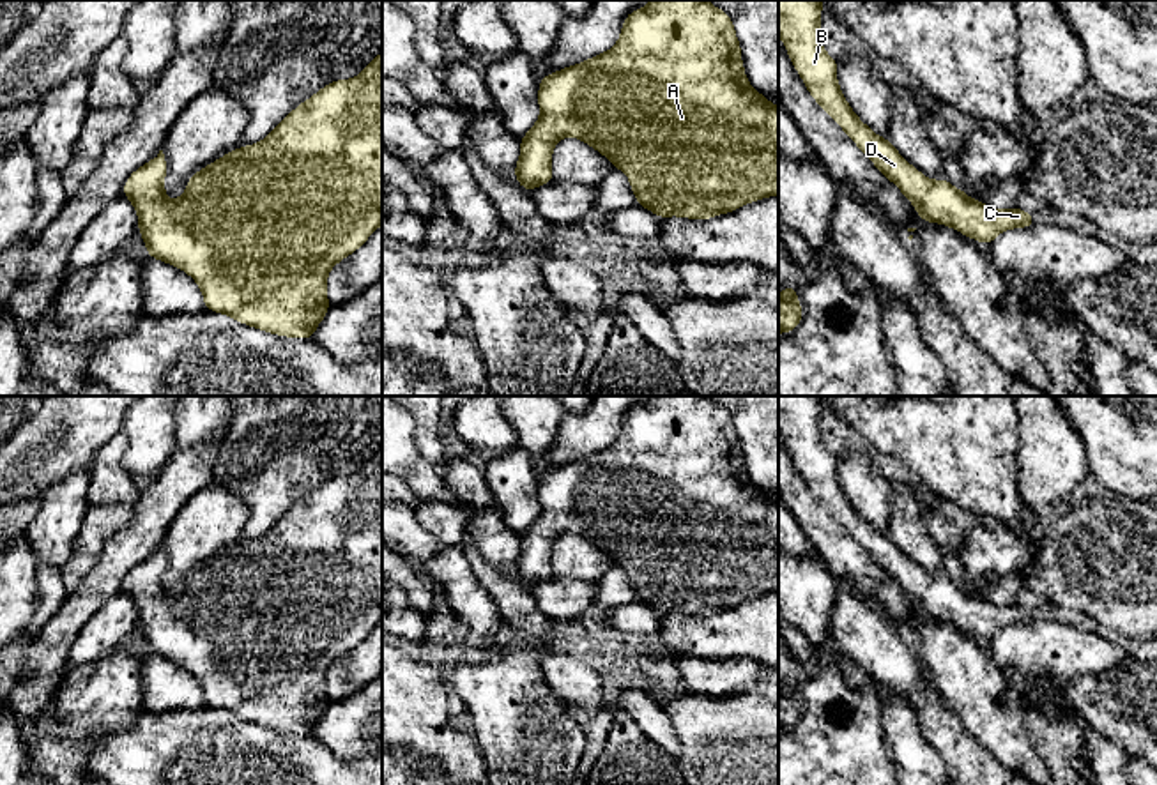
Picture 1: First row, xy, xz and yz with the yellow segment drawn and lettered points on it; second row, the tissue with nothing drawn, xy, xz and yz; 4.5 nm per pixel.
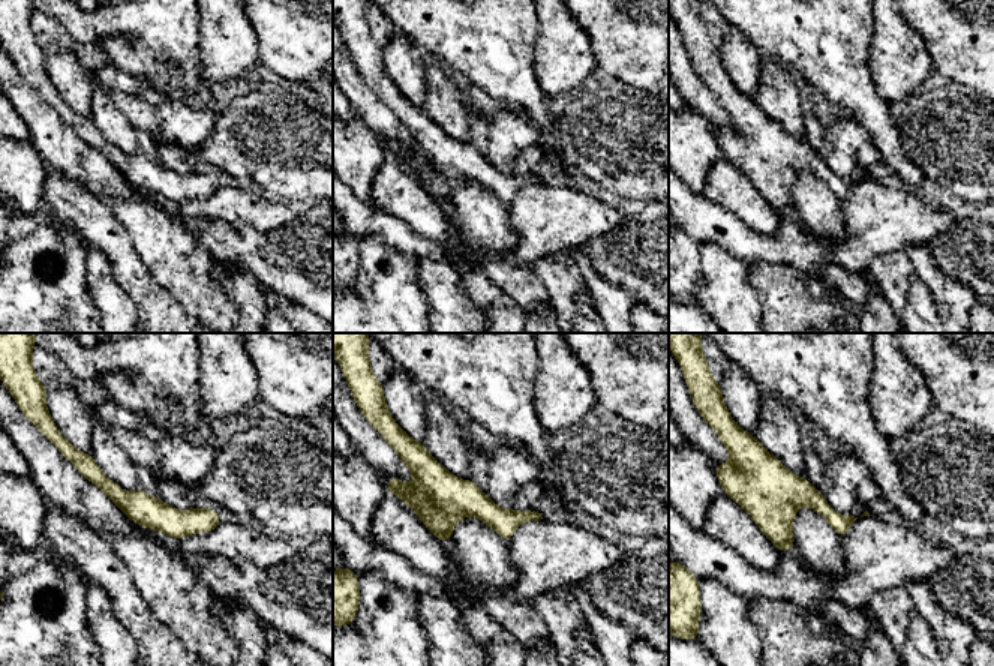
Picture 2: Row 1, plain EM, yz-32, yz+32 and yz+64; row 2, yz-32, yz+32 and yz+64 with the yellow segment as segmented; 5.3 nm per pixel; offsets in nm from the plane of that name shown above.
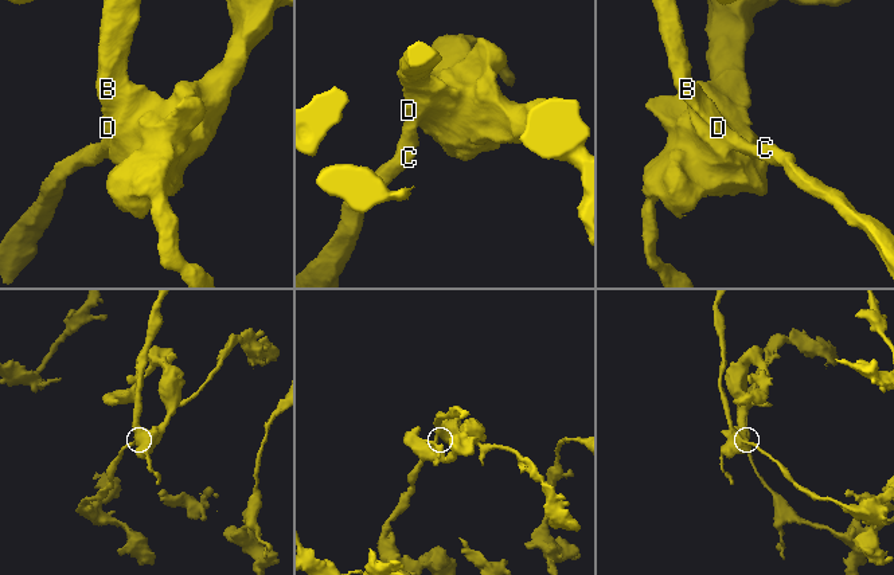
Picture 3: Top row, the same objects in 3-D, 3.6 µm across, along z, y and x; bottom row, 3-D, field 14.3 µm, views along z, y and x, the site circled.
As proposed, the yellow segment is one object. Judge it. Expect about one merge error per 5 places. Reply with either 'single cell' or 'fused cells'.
single cell

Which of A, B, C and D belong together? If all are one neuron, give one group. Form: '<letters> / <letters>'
A B C D

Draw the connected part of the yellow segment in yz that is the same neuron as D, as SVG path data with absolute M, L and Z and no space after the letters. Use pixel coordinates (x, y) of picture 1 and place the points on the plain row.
M778 396L778 433L808 490L867 550L874 562L913 599L925 619L950 622L989 642L1001 628L1035 622L1035 614L1010 603L996 606L969 594L948 576L929 576L888 534L877 532L847 500L837 477L839 458L821 438L823 396Z

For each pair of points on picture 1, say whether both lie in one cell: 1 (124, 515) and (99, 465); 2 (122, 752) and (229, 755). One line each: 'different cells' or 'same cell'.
1: same cell
2: same cell

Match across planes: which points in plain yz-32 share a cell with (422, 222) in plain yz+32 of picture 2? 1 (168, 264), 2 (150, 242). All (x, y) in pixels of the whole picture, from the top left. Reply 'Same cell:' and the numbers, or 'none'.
Same cell: none

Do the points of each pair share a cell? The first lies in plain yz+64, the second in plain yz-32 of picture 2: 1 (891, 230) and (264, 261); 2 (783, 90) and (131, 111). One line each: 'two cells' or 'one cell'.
1: two cells
2: two cells

